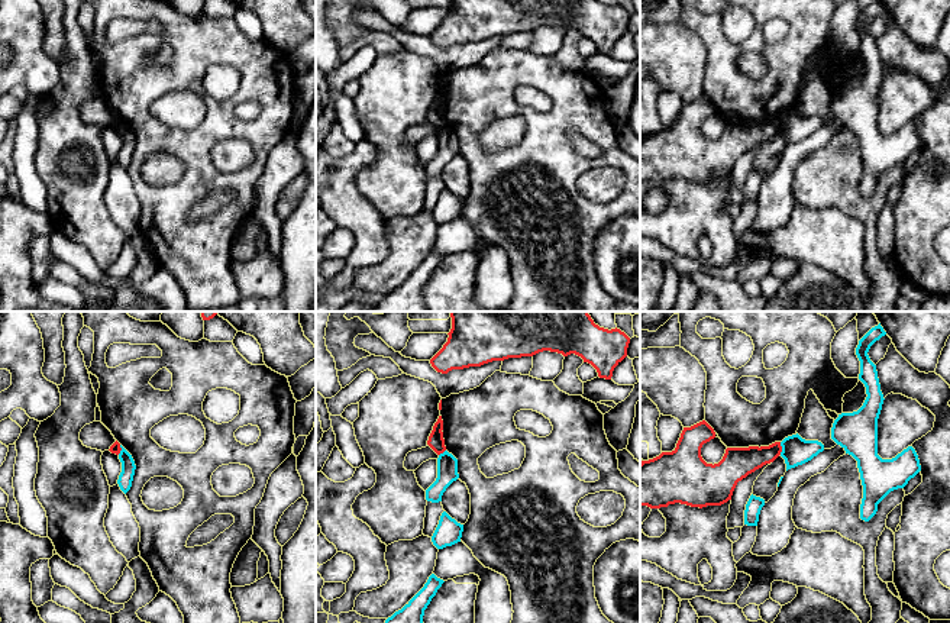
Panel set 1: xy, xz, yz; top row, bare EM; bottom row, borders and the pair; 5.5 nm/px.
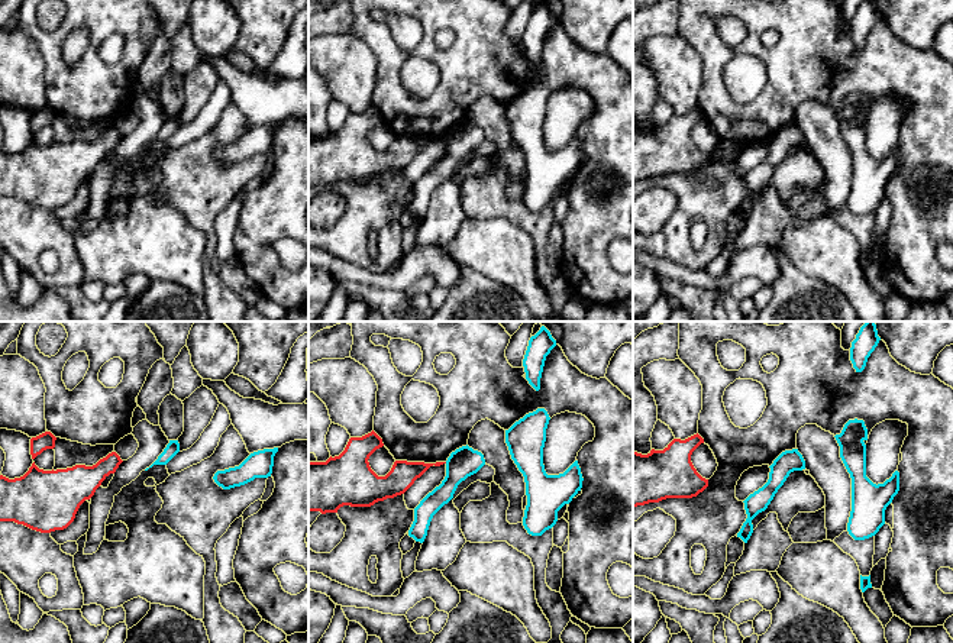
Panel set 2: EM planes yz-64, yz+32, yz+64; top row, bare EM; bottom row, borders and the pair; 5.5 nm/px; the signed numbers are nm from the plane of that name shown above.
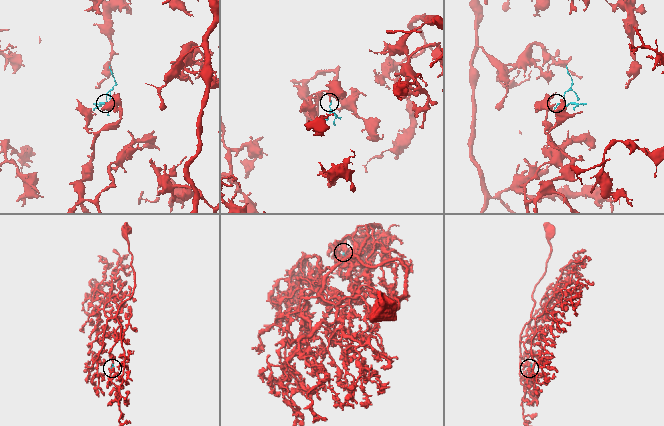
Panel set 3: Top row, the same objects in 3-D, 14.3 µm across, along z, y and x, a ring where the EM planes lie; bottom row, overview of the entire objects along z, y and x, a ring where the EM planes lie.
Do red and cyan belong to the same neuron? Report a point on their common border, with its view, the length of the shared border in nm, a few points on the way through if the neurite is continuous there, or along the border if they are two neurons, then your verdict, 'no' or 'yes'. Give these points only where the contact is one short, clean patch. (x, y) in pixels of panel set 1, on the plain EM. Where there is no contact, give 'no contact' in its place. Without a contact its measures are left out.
yz (781, 123) | 70 nm | along yz (779, 118), (781, 129) | no

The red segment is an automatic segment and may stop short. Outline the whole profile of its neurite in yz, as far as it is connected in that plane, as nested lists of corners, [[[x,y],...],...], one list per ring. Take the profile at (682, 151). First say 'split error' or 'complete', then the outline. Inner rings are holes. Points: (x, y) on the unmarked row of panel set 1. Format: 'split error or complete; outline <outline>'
complete; outline [[[702,96],[684,103],[672,127],[642,136],[640,181],[721,181],[731,175],[739,156],[773,138],[782,127],[781,117],[760,123],[727,123],[723,135],[712,141],[702,135],[701,123],[714,113],[714,104]]]

